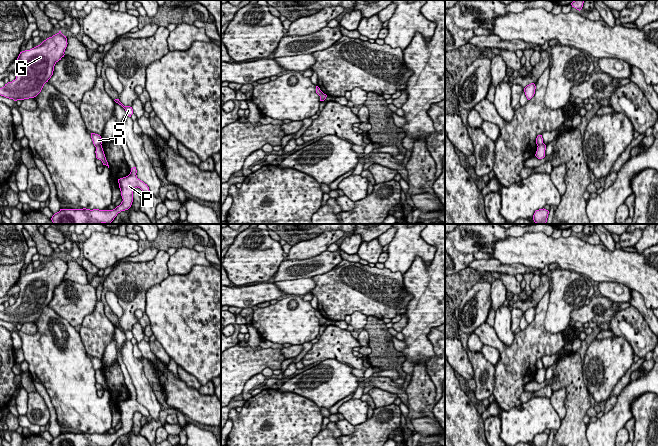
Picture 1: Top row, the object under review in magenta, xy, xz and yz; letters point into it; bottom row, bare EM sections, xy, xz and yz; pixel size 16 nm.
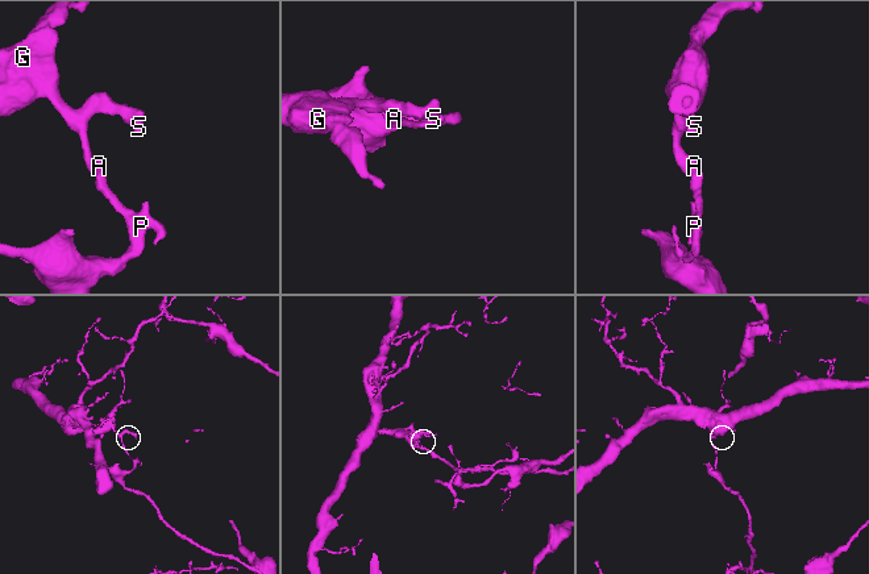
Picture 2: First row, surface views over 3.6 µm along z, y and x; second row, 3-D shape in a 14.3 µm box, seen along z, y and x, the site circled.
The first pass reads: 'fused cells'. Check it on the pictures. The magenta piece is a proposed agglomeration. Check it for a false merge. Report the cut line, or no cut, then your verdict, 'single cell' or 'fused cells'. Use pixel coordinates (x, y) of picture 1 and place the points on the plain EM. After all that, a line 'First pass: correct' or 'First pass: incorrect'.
xy (100, 368), (95, 370) | fused cells
First pass: correct

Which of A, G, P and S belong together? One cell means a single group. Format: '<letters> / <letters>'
A G S / P

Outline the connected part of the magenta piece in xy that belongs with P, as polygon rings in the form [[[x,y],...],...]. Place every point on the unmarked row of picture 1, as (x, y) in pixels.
[[[133,391],[128,400],[118,403],[123,425],[115,433],[60,433],[52,440],[52,446],[112,446],[118,437],[131,431],[135,412],[138,411],[147,418],[150,416],[147,408],[138,403],[136,397],[136,391]]]

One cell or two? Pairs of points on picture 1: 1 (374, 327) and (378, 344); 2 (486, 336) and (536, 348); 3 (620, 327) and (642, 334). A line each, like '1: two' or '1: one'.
1: one
2: one
3: one

